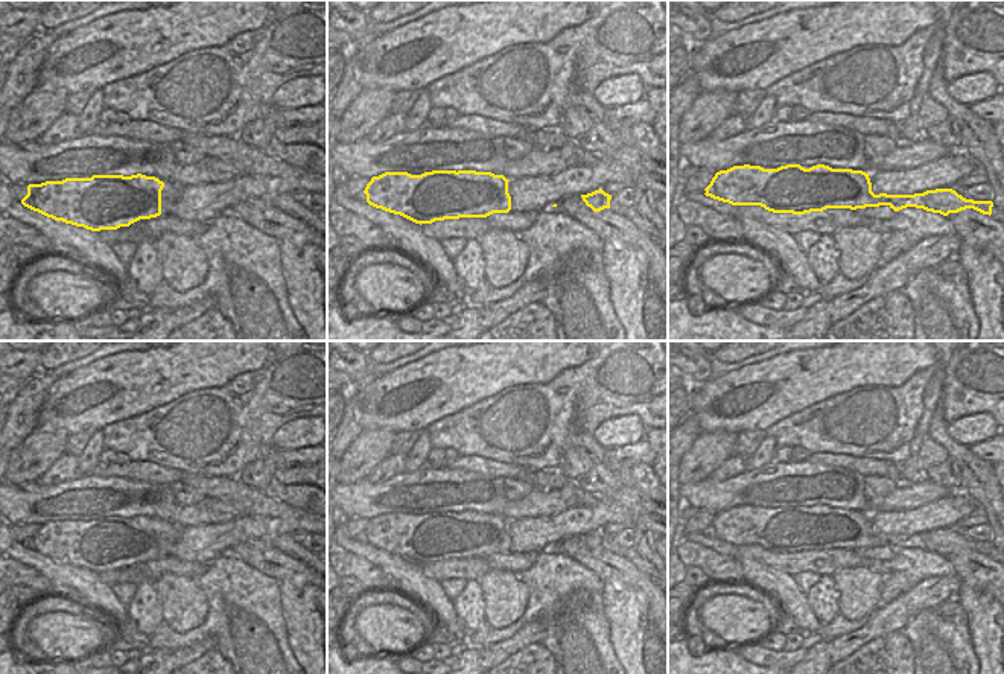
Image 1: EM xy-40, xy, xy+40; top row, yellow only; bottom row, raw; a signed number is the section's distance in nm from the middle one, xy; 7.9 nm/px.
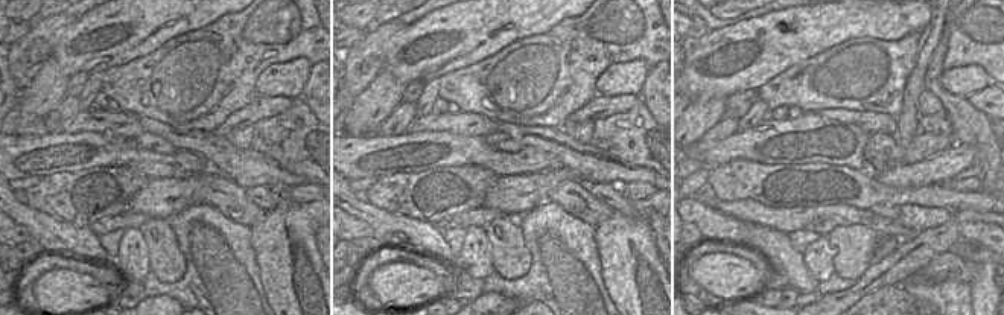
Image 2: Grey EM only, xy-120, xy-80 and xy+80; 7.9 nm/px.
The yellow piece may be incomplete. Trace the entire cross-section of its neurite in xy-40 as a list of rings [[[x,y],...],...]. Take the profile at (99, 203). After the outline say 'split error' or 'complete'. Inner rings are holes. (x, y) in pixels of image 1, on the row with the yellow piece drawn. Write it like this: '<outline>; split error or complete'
[[[141,173],[93,175],[29,184],[21,204],[55,221],[91,231],[129,227],[161,215],[164,183]]]; complete

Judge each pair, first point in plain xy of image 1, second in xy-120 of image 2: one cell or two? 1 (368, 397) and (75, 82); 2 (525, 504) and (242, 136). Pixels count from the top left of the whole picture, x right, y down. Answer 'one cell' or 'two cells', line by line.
1: two cells
2: two cells

